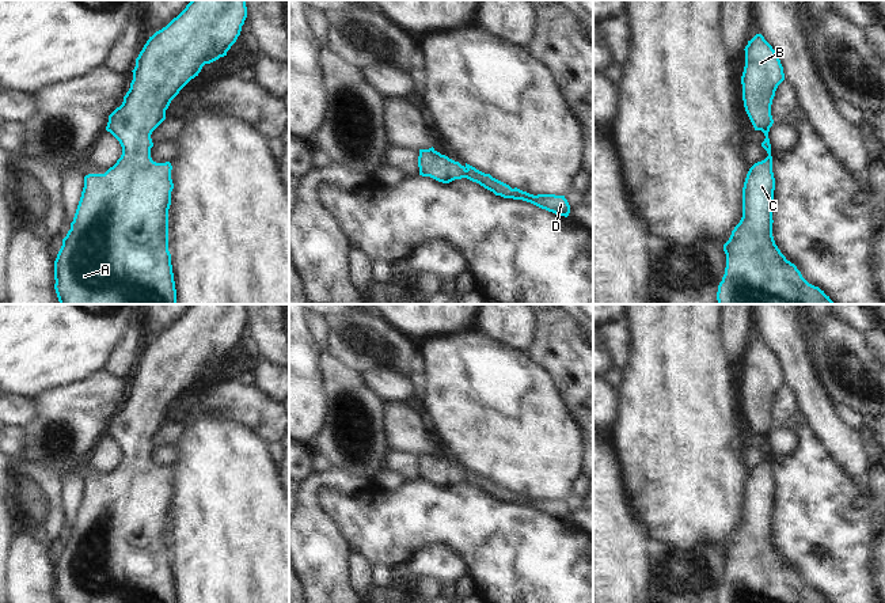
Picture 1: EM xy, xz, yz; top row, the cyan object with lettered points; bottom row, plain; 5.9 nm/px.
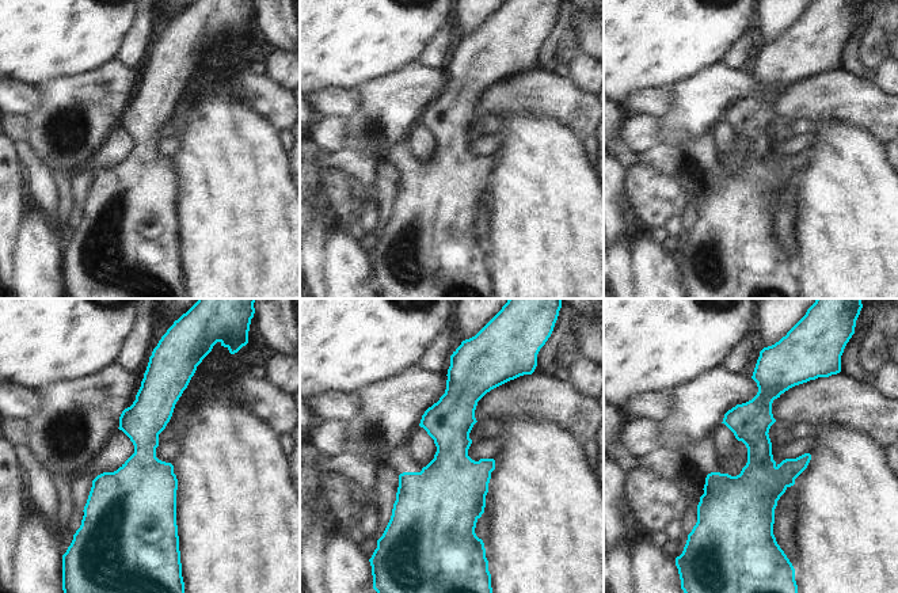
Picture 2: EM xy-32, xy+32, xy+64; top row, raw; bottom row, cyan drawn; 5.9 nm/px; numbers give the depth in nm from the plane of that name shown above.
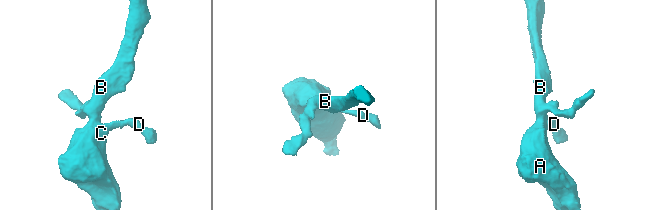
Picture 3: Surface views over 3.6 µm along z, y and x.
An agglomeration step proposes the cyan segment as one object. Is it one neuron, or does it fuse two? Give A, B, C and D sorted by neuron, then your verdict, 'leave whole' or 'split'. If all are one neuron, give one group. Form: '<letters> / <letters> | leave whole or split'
A B C D | leave whole

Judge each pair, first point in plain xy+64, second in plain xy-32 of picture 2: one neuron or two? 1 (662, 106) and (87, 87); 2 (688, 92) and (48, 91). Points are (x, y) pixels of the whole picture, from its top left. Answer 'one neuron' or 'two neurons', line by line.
1: two neurons
2: one neuron

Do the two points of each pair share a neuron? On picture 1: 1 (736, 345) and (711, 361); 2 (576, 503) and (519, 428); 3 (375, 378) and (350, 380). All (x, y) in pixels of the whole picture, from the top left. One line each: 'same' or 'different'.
1: different
2: different
3: different

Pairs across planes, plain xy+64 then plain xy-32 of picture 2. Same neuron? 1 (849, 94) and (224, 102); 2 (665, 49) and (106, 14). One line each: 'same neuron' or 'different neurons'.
1: different neurons
2: same neuron

